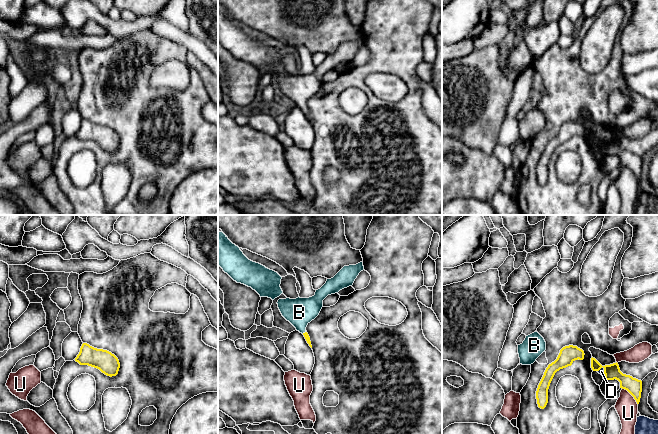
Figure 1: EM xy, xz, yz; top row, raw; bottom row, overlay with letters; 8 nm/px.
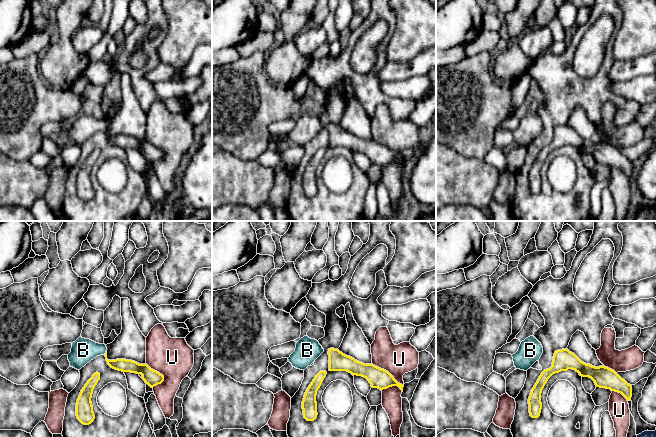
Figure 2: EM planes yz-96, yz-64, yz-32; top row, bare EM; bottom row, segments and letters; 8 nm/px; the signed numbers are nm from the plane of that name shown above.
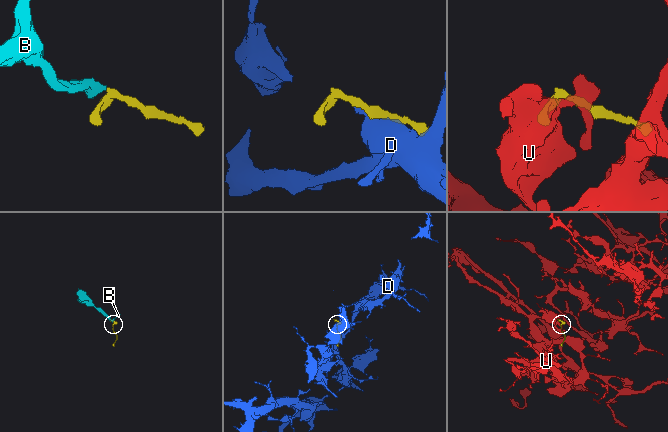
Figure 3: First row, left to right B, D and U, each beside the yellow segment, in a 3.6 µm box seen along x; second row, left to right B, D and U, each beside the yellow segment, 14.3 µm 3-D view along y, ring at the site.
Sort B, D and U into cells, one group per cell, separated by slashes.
B / D / U

